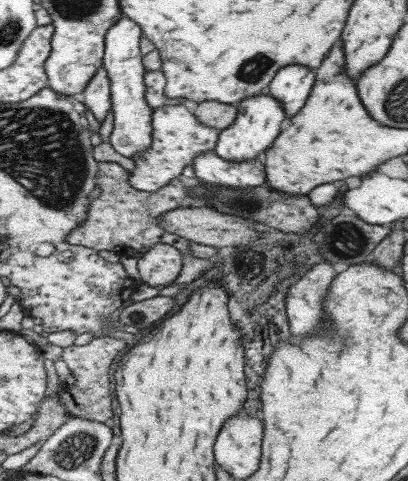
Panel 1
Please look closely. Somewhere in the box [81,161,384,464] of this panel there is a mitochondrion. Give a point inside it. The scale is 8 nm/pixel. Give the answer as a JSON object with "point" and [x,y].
{"point":[342,239]}

